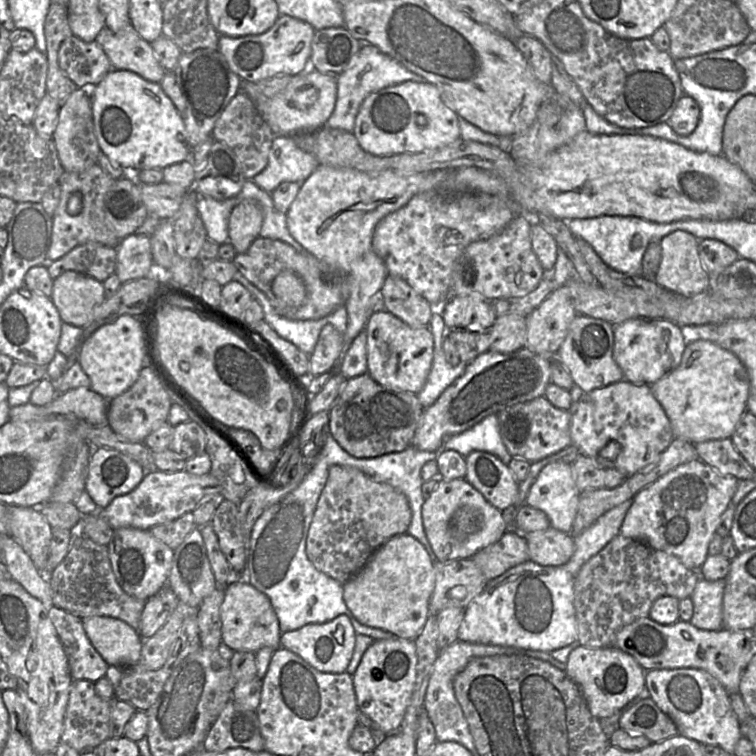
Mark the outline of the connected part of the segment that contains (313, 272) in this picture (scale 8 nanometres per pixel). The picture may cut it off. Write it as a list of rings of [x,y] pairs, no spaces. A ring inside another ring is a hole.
[[[258,237],[245,253],[238,253],[232,260],[237,270],[262,291],[275,312],[288,320],[316,320],[345,305],[349,297],[349,277],[345,271],[316,258],[311,253],[300,253],[280,240]],[[284,270],[295,272],[304,282],[306,298],[299,307],[289,307],[278,300],[272,291],[272,283]]]

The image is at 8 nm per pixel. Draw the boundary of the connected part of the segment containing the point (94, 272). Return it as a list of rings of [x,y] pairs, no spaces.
[[[88,242],[76,246],[63,257],[47,262],[46,265],[52,279],[56,279],[66,271],[76,271],[104,282],[115,273],[116,262],[116,248]]]

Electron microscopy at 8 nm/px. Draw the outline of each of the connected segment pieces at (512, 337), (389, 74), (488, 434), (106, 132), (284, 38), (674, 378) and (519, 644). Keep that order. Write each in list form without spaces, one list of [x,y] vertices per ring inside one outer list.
[[[518,314],[497,317],[490,330],[491,351],[510,354],[526,346],[527,318]]]
[[[362,43],[362,47],[355,57],[352,66],[337,75],[336,80],[336,104],[326,125],[330,128],[337,128],[348,132],[353,132],[359,108],[364,99],[371,93],[406,81],[427,82],[421,75],[410,71],[404,65],[384,54],[370,43]]]
[[[496,414],[487,416],[462,433],[448,437],[442,449],[456,451],[465,458],[474,451],[488,452],[497,456],[507,466],[512,459],[502,441]]]
[[[112,69],[91,89],[91,107],[101,152],[117,161],[128,173],[162,170],[191,159],[183,116],[159,83],[147,81],[131,71]]]
[[[280,15],[275,24],[260,35],[237,38],[219,36],[218,50],[243,82],[256,83],[275,76],[296,76],[310,67],[311,41],[315,32],[307,22]]]
[[[696,334],[695,337],[689,338],[688,336],[677,368],[651,384],[650,389],[670,421],[674,438],[682,438],[695,444],[708,440],[731,438],[741,417],[747,411],[750,379],[745,366],[736,355]]]
[[[632,499],[615,506],[582,533],[573,536],[575,552],[566,564],[542,566],[528,560],[489,581],[484,591],[465,609],[464,619],[458,631],[458,641],[547,653],[570,644],[577,646],[574,606],[576,575],[588,560],[620,534],[620,528],[631,504]]]

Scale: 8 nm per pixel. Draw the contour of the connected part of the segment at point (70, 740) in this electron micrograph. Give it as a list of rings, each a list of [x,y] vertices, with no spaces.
[[[73,680],[65,713],[64,731],[61,742],[79,753],[94,750],[110,738],[110,715],[116,698],[105,699],[95,690],[95,683],[89,680]]]

